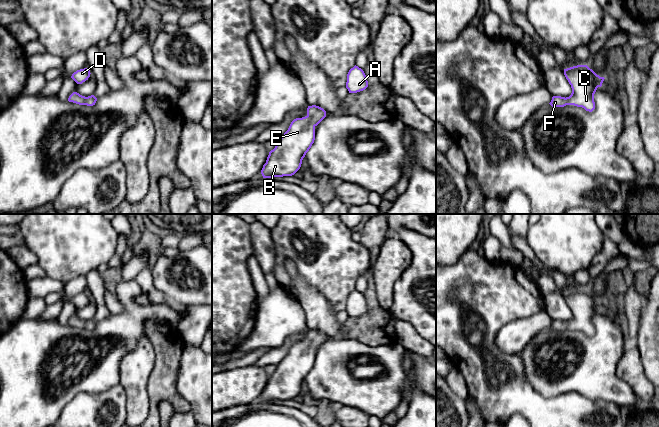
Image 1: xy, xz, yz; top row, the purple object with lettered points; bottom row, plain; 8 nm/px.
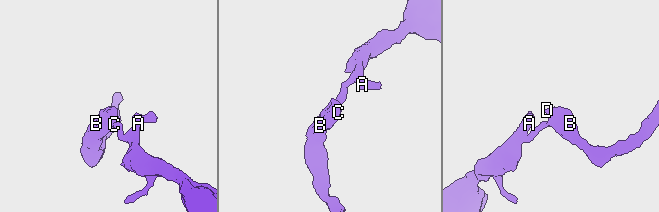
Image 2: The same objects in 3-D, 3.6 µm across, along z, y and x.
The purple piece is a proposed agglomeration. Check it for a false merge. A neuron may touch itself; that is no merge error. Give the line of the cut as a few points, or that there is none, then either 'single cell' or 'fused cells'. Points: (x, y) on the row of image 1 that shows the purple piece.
no cut; single cell

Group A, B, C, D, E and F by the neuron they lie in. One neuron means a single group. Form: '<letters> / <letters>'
A B C D E F

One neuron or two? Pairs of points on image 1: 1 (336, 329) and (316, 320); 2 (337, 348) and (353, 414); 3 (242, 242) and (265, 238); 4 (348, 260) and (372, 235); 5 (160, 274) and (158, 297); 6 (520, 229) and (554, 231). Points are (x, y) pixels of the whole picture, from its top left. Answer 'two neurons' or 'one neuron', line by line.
1: one neuron
2: two neurons
3: two neurons
4: two neurons
5: two neurons
6: two neurons

